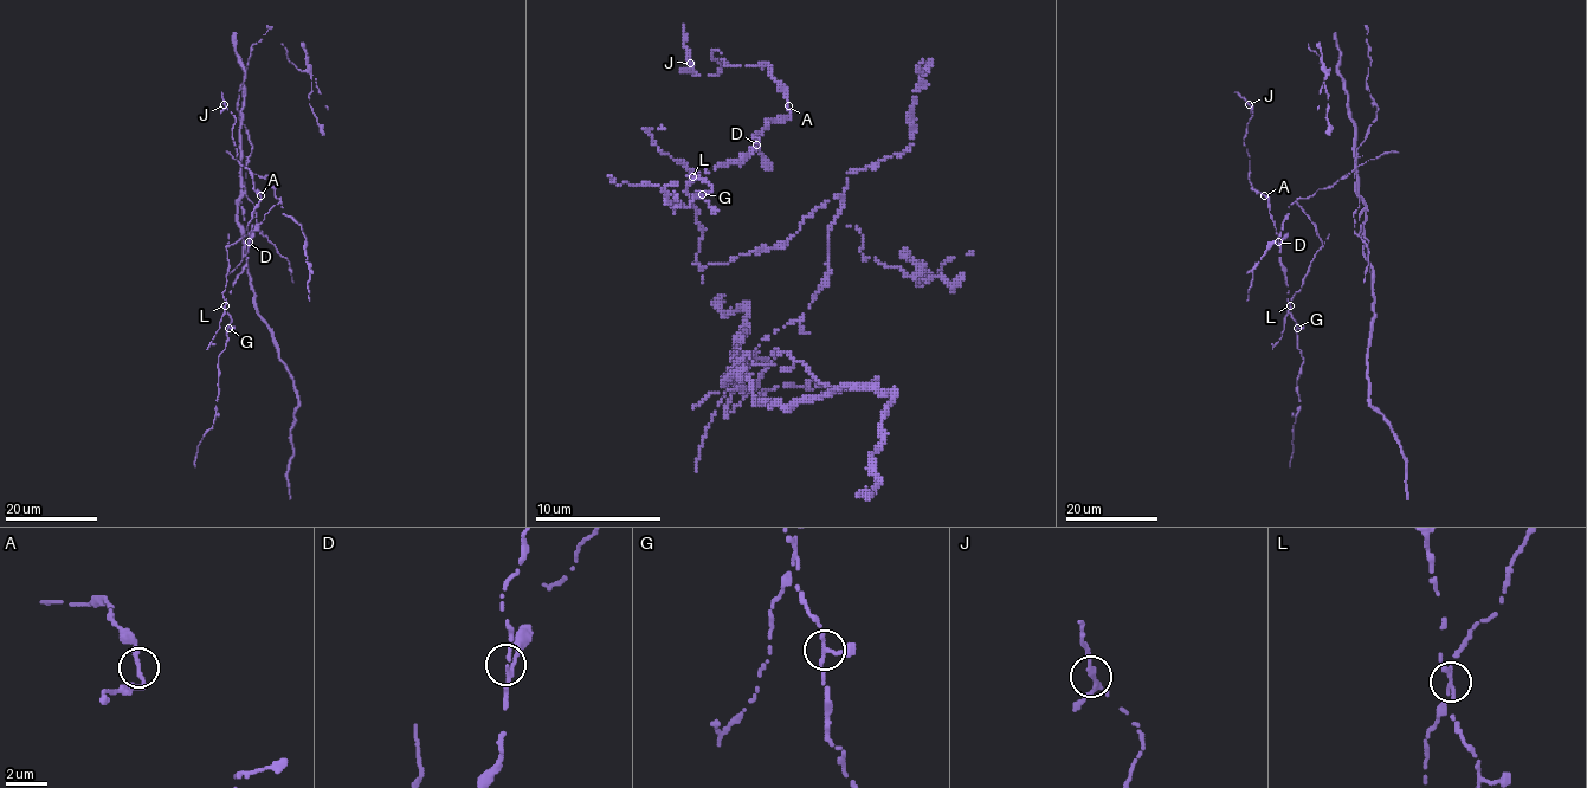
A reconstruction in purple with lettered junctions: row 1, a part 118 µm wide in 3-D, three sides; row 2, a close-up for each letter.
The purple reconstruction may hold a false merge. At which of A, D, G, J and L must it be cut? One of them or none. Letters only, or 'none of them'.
L

